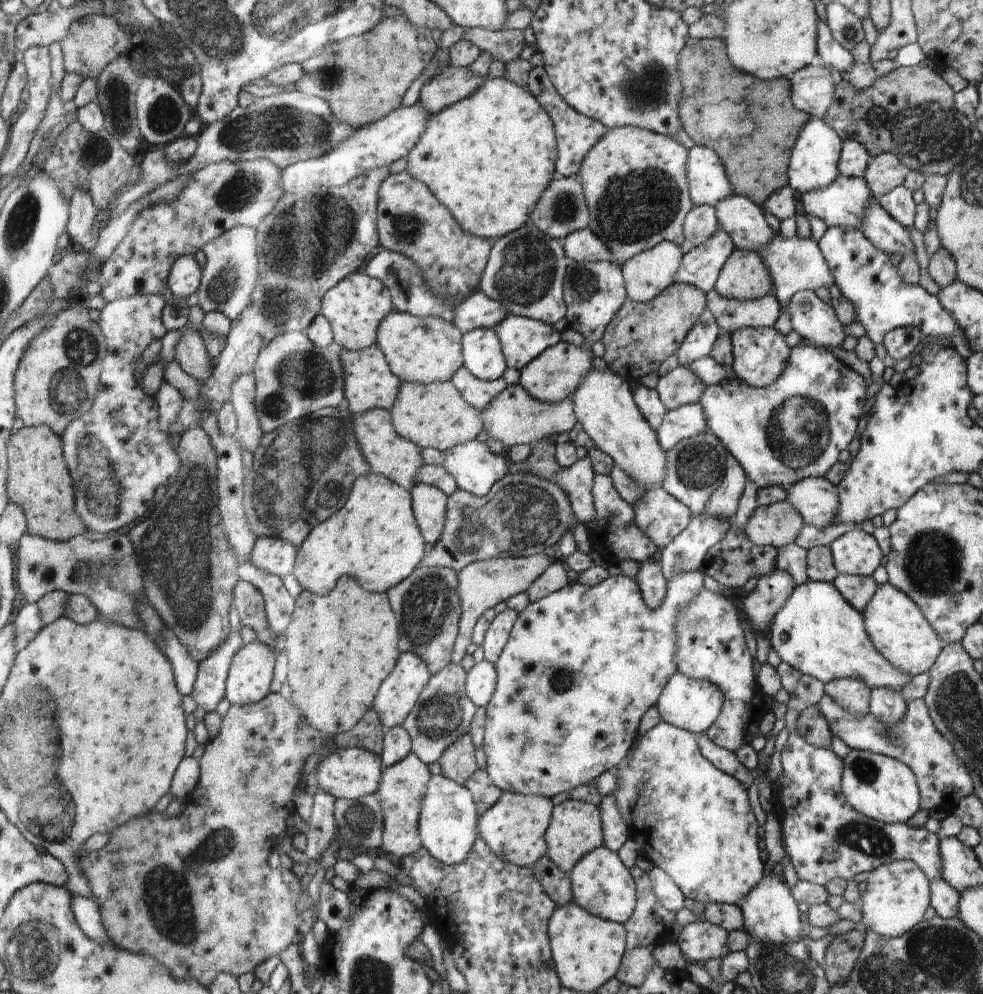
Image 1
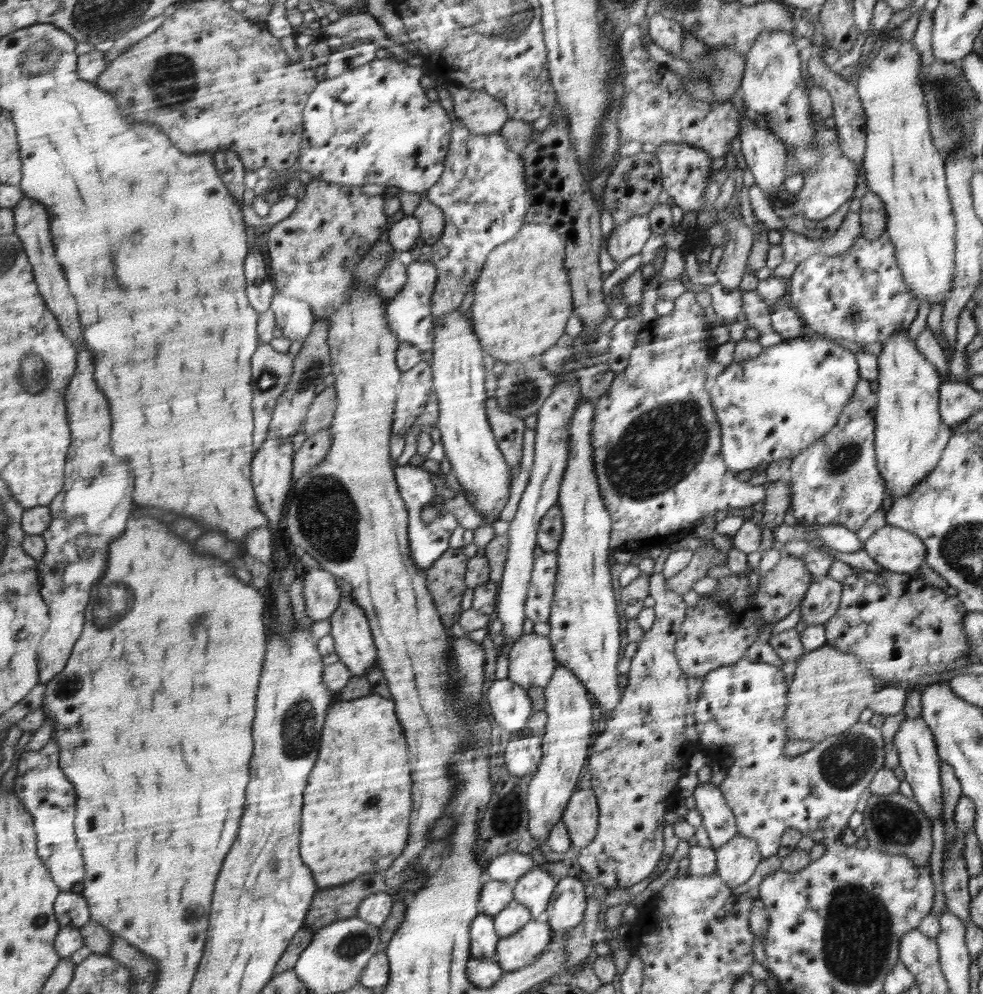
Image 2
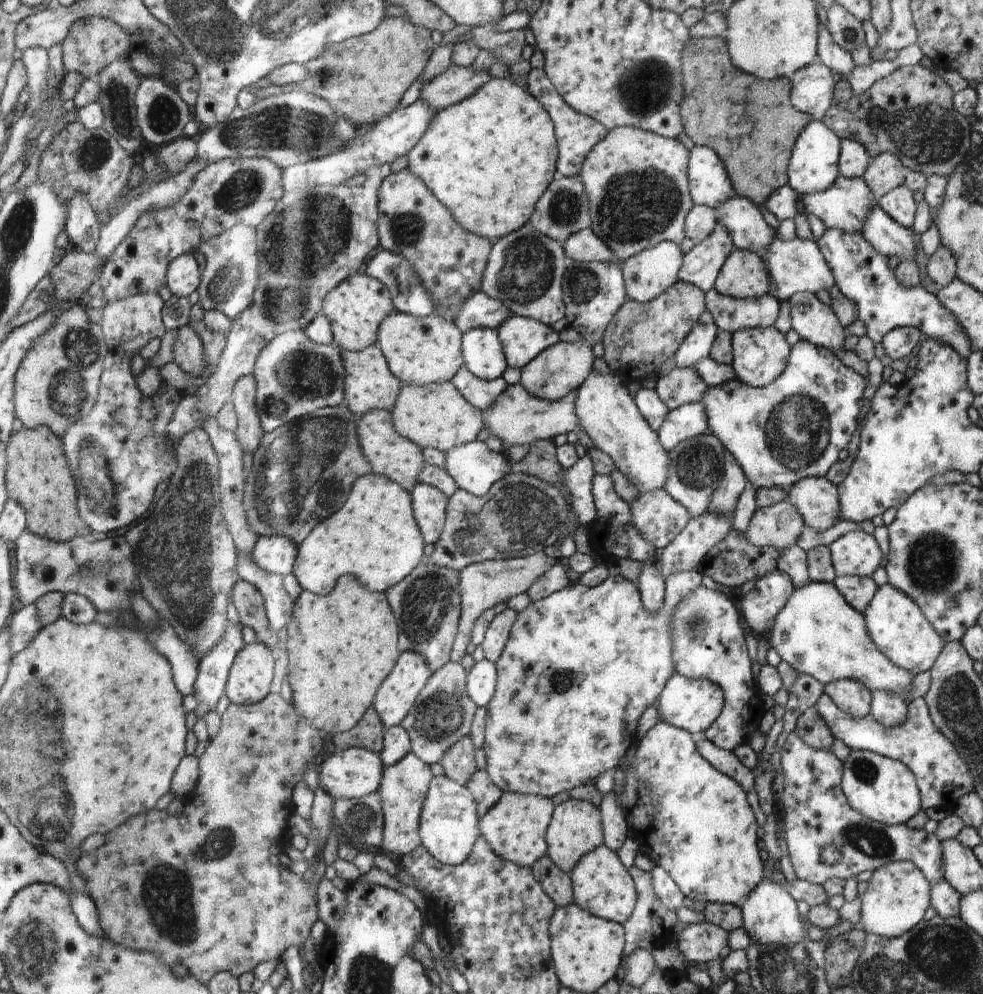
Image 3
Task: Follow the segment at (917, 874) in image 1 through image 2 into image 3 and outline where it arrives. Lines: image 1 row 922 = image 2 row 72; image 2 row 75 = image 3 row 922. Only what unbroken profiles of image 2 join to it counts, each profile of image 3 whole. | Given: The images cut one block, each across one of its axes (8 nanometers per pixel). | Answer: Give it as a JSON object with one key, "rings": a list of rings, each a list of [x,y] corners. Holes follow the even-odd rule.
{"rings":[[[896,861],[877,868],[861,898],[859,927],[867,934],[886,938],[901,937],[920,923],[930,906],[930,886],[925,873],[910,861]]]}

